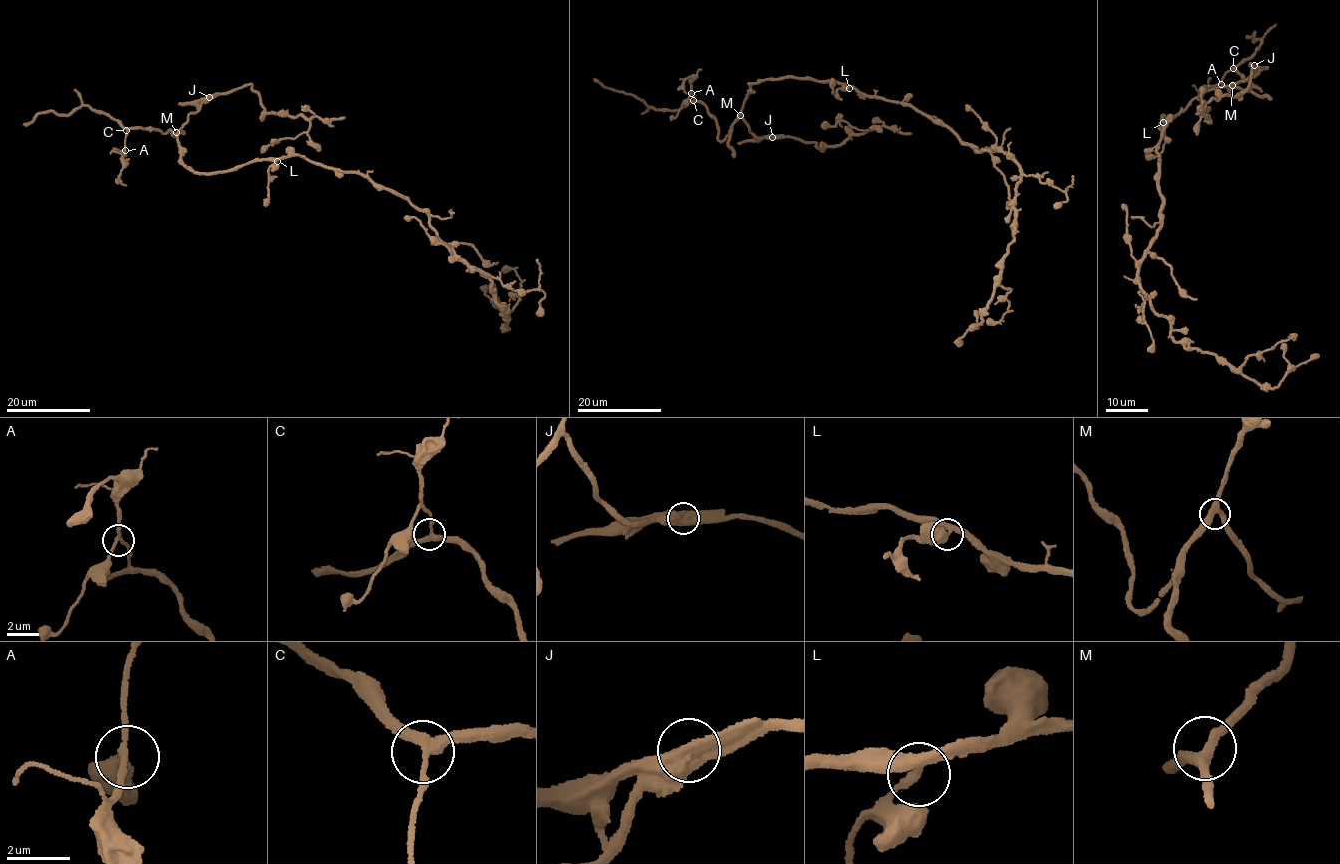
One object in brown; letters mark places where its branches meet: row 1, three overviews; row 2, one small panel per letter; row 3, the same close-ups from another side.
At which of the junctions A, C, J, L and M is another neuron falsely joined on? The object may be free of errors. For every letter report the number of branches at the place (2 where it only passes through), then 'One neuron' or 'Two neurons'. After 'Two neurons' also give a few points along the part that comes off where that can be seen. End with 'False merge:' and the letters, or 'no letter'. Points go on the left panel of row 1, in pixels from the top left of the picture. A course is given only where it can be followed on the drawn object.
A: Branches: 3. One neuron
C: Branches: 3. One neuron
J: Branches: 2. Two neurons. Course of the part to remove: (208, 97), (179, 104)
L: Branches: 3. One neuron
M: Branches: 3. One neuron
False merge: J

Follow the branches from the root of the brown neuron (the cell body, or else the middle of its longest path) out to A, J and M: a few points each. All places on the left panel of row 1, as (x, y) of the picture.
A: (316, 164), (290, 154), (226, 171), (190, 171), (181, 159), (177, 134), (170, 130), (131, 128), (125, 150)
J: (316, 164), (290, 154), (253, 159), (226, 171), (189, 170), (181, 159), (176, 134), (188, 116), (208, 97)
M: (316, 164), (290, 154), (253, 159), (226, 171), (190, 171), (181, 159), (176, 132)

